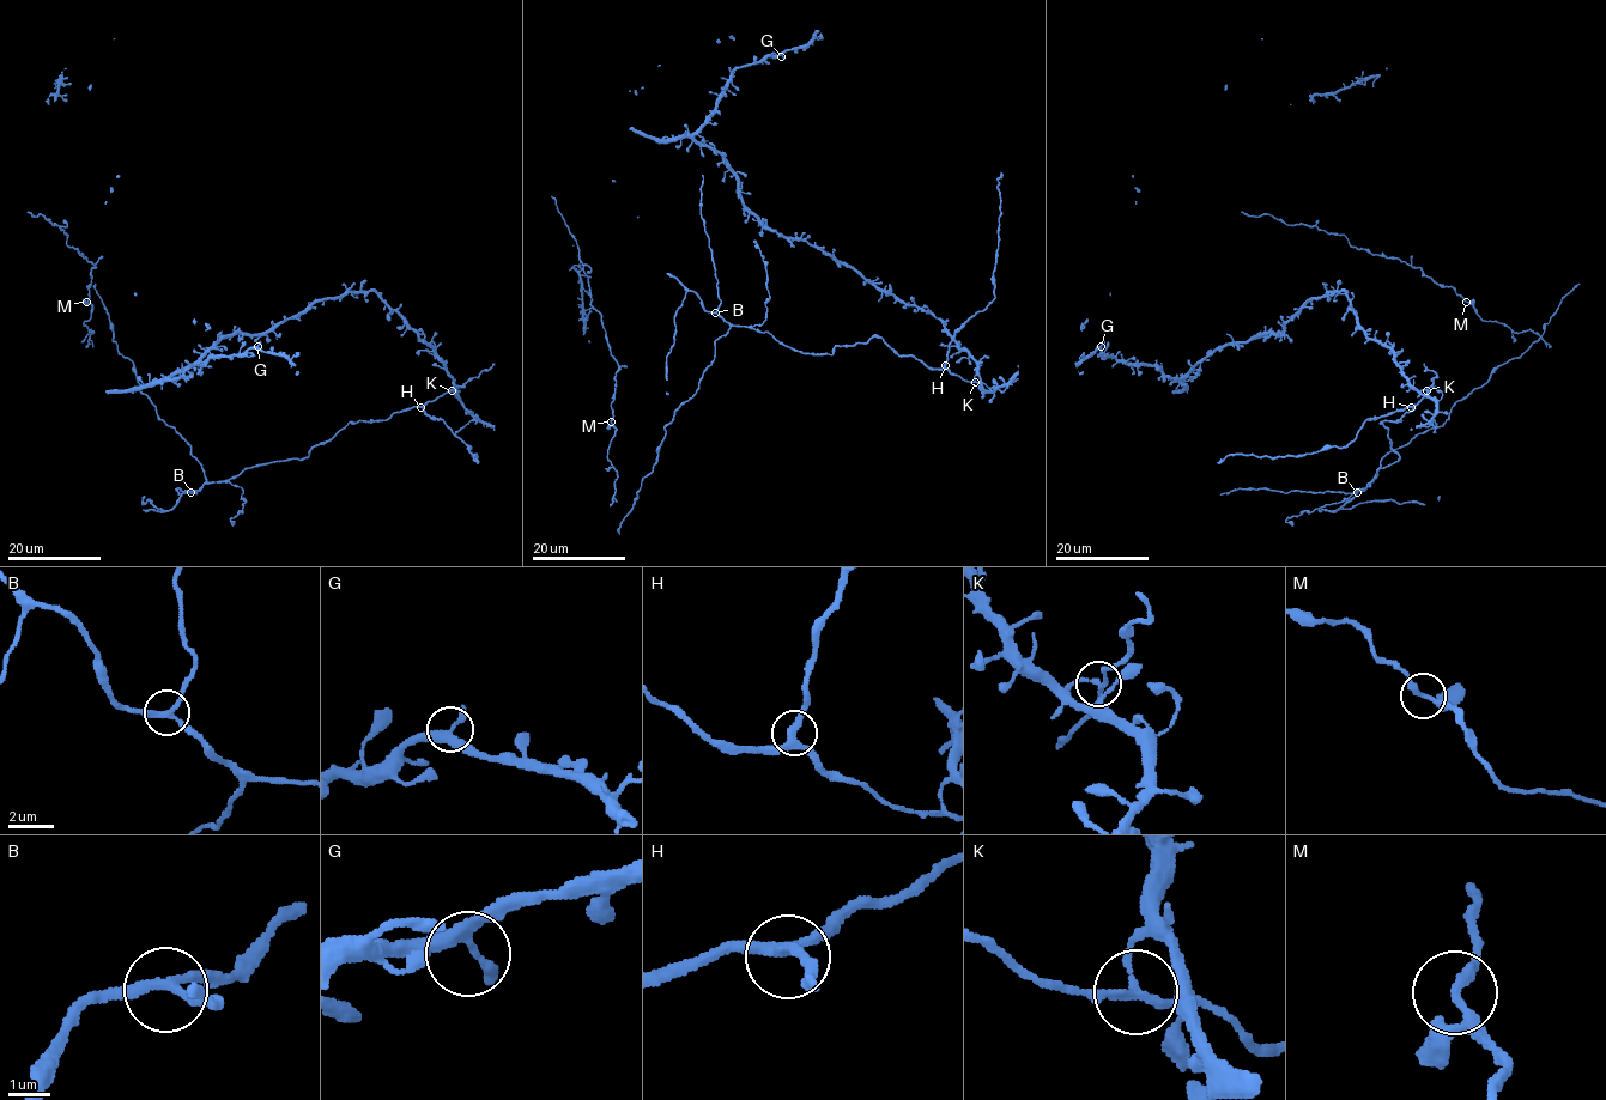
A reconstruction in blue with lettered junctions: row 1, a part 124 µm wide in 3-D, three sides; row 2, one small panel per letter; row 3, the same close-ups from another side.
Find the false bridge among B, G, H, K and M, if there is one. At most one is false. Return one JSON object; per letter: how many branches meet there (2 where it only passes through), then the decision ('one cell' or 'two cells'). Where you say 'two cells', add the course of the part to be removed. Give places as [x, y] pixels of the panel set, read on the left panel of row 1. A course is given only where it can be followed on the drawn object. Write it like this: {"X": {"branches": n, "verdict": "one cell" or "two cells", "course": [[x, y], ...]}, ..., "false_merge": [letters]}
{"B": {"branches": 3, "verdict": "one cell"}, "G": {"branches": 3, "verdict": "one cell"}, "H": {"branches": 3, "verdict": "one cell"}, "K": {"branches": 3, "verdict": "one cell"}, "M": {"branches": 3, "verdict": "one cell"}, "false_merge": []}

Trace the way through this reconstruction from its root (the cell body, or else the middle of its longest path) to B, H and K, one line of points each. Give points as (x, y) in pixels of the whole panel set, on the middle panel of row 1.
B: (828, 354), (794, 351), (767, 332), (729, 324), (715, 313)
H: (828, 354), (837, 346), (854, 346), (879, 336), (900, 354), (913, 354), (932, 368), (945, 365)
K: (828, 354), (837, 346), (854, 346), (879, 336), (900, 354), (913, 354), (928, 366), (947, 369), (975, 382)

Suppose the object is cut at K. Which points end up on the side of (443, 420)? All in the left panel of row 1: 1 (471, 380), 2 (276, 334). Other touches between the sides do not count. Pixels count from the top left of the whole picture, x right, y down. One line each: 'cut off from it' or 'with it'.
1: with it
2: cut off from it

